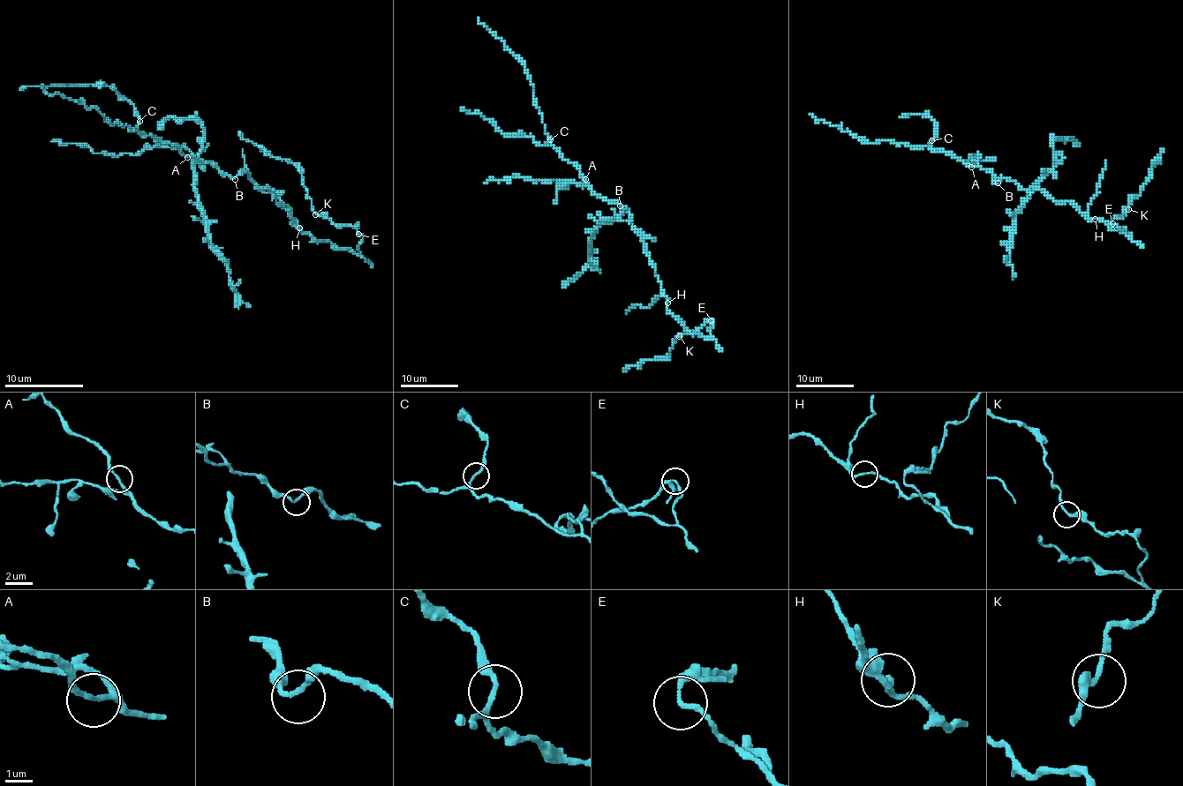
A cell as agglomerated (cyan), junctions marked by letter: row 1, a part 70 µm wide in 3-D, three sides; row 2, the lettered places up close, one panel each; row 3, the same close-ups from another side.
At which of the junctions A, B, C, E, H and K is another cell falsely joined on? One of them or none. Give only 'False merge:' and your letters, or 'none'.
False merge: none

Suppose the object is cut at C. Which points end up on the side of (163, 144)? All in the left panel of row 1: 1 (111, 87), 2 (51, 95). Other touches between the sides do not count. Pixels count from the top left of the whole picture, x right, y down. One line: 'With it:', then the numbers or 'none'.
With it: 1

